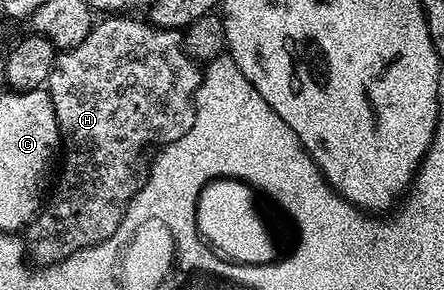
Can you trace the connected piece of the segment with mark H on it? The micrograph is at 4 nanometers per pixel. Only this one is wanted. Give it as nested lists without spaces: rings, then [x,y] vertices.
[[[106,17],[108,19],[95,22],[90,28],[88,37],[84,37],[84,41],[80,41],[80,45],[65,48],[55,58],[54,68],[48,80],[48,90],[52,97],[52,105],[56,109],[56,121],[58,122],[58,137],[60,140],[60,167],[62,163],[62,187],[58,187],[45,200],[44,206],[39,210],[33,223],[29,224],[24,231],[24,246],[32,256],[33,262],[38,265],[49,265],[59,263],[68,257],[72,257],[72,253],[76,253],[80,249],[88,249],[92,245],[96,245],[100,241],[104,241],[108,237],[112,237],[112,233],[116,233],[116,229],[120,225],[120,221],[126,216],[126,207],[136,197],[136,193],[146,183],[146,178],[150,176],[150,164],[152,162],[151,152],[146,152],[149,147],[153,149],[161,149],[166,144],[176,141],[180,137],[184,137],[184,133],[188,133],[194,124],[194,94],[198,92],[198,86],[202,80],[202,71],[199,64],[191,59],[190,54],[186,52],[183,32],[169,31],[168,29],[160,29],[153,27],[148,21],[142,23],[138,19],[130,19],[134,17]]]

